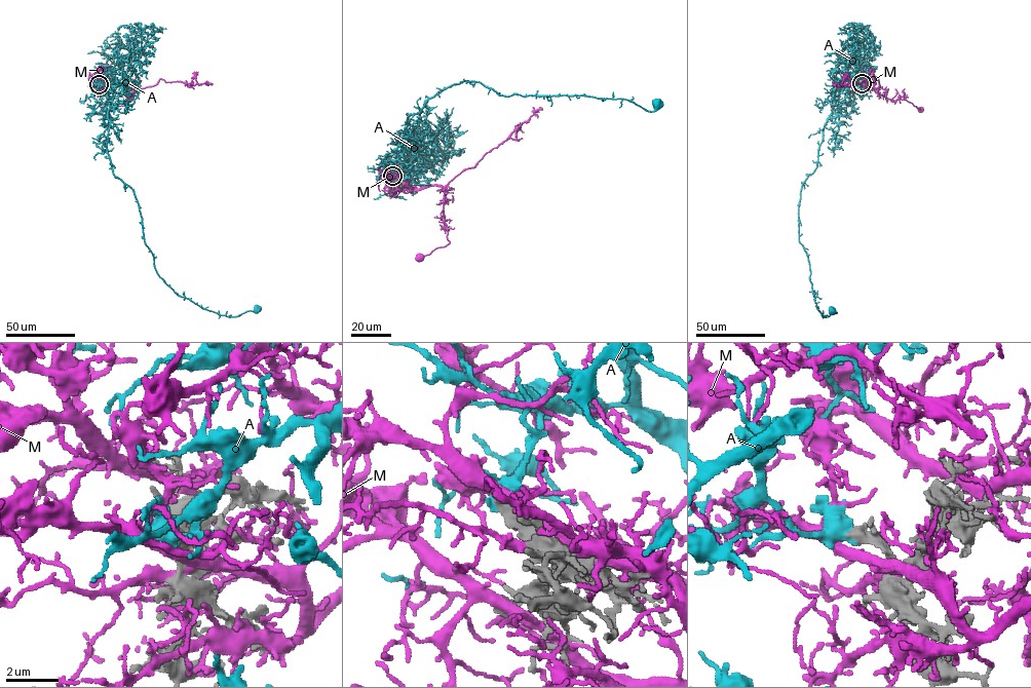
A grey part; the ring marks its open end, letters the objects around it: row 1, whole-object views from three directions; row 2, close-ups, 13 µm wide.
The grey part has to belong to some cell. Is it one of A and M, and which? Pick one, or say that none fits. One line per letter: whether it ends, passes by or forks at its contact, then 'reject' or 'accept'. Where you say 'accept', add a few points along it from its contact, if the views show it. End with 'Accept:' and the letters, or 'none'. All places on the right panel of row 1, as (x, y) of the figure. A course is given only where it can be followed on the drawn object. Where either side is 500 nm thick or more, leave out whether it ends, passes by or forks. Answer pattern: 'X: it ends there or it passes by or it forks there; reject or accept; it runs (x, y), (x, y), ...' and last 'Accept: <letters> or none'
A: reject
M: it forks there; reject
Accept: none

